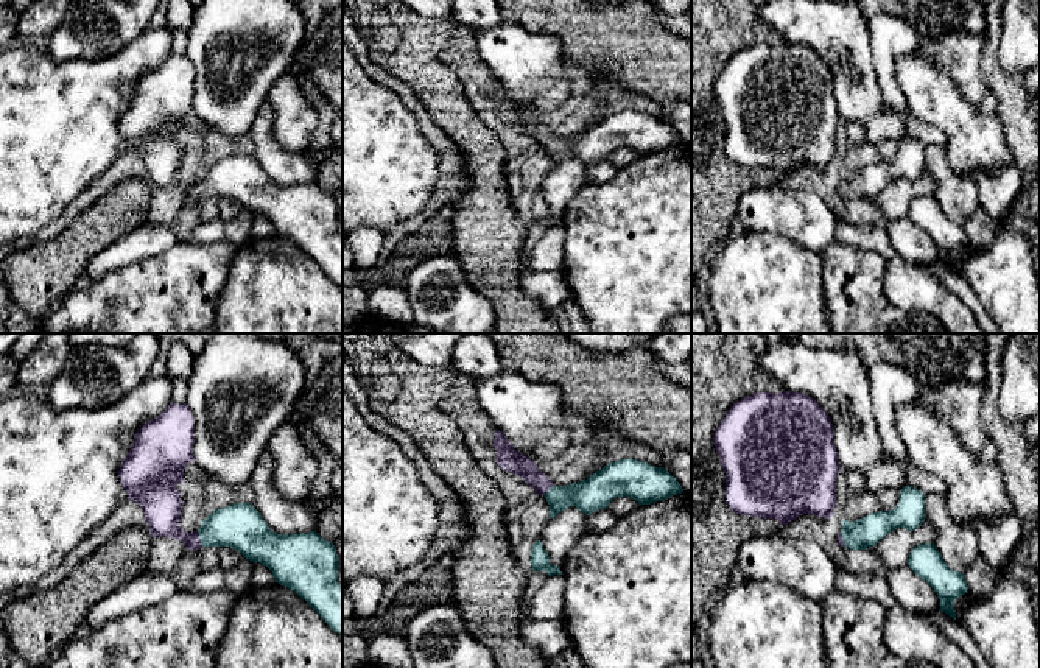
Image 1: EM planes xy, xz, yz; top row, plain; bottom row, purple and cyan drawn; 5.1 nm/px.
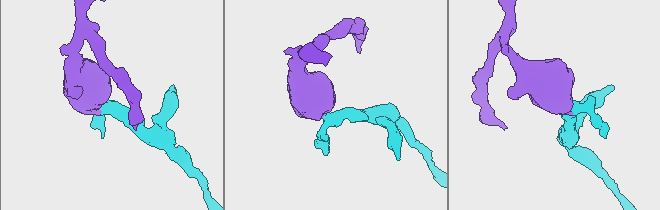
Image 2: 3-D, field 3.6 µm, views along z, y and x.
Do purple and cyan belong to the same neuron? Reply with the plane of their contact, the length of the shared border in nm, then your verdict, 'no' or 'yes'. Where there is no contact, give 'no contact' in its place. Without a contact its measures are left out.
xy | 90 nm | yes

